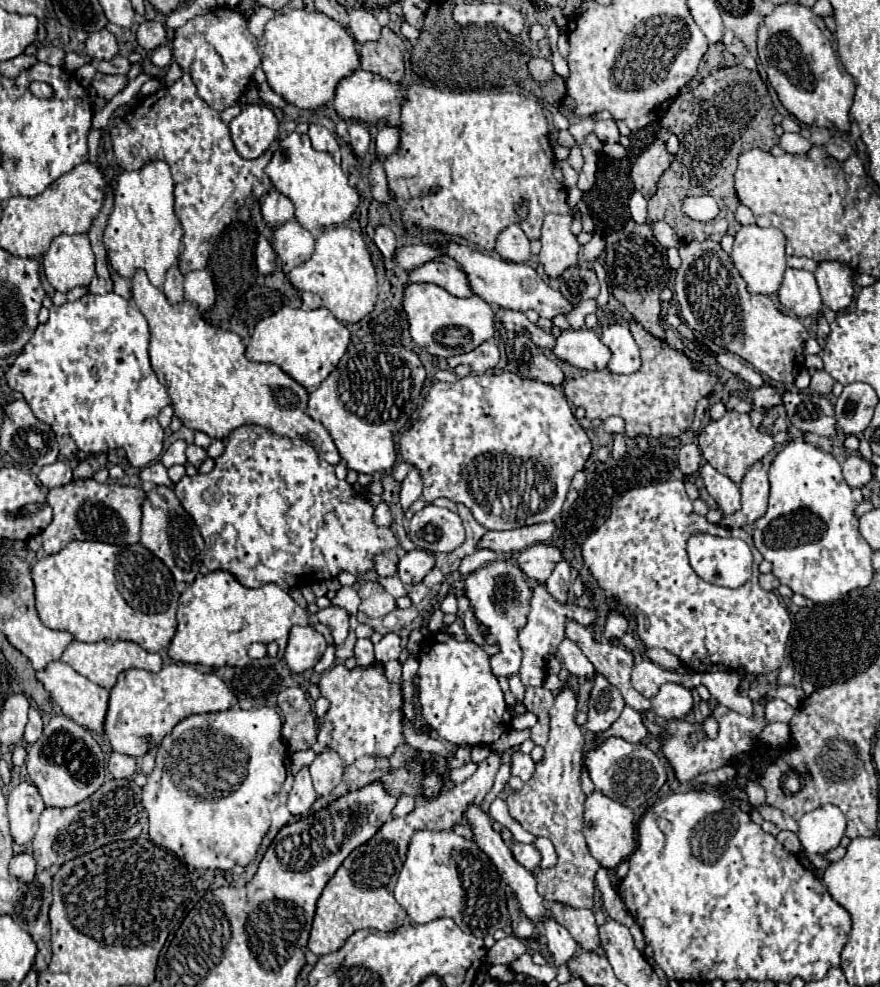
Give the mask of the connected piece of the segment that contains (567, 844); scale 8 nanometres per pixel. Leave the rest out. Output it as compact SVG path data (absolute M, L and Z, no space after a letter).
M565 688L557 694L553 708L549 710L551 732L549 742L545 746L543 760L537 764L535 774L529 782L525 782L523 790L511 792L507 796L509 814L531 834L545 836L553 842L557 852L557 864L547 870L537 872L537 890L547 902L561 902L571 908L593 908L593 892L595 892L595 872L601 864L589 854L583 832L583 802L585 794L581 790L581 762L585 752L585 736L581 728L575 724L577 712L575 694Z

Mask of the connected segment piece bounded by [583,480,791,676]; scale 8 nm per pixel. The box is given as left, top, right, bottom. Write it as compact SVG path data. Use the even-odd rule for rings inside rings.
M667 480L659 484L637 486L625 492L615 506L611 516L591 534L583 544L583 560L589 566L593 578L601 584L607 596L615 596L623 606L627 606L637 618L637 634L647 648L665 648L679 656L683 666L693 672L715 672L715 670L747 670L753 676L777 670L785 658L785 644L791 632L791 618L785 604L775 592L767 592L759 586L759 564L763 556L753 546L753 538L741 528L721 528L719 524L707 522L705 516L693 512L691 500L683 488L681 480ZM695 532L709 532L715 536L741 538L751 546L753 552L753 578L741 588L721 588L701 580L689 566L685 552L687 538Z

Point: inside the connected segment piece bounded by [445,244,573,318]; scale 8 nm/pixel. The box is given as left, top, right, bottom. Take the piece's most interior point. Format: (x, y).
(515, 286)

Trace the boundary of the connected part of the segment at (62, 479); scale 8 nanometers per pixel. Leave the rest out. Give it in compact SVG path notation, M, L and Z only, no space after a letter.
M57 460L55 464L49 464L49 466L43 466L41 472L37 474L39 482L45 486L45 488L57 488L57 486L65 486L73 480L71 476L71 466L65 464L63 460Z

